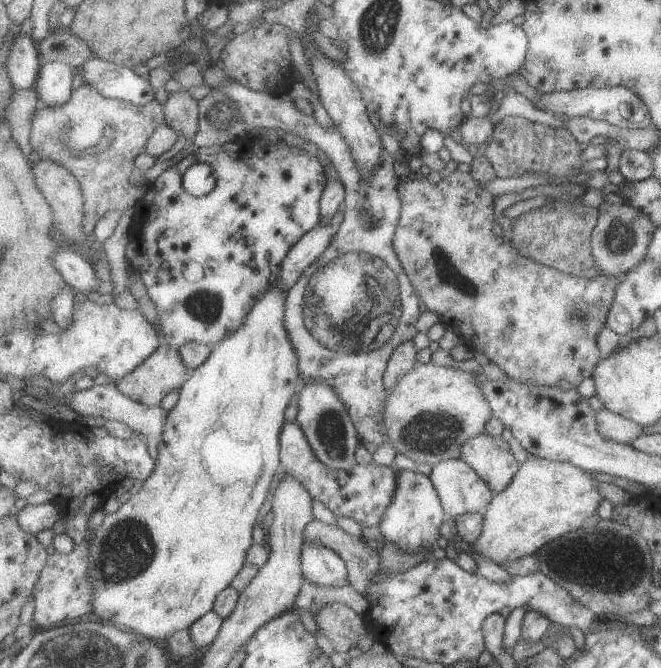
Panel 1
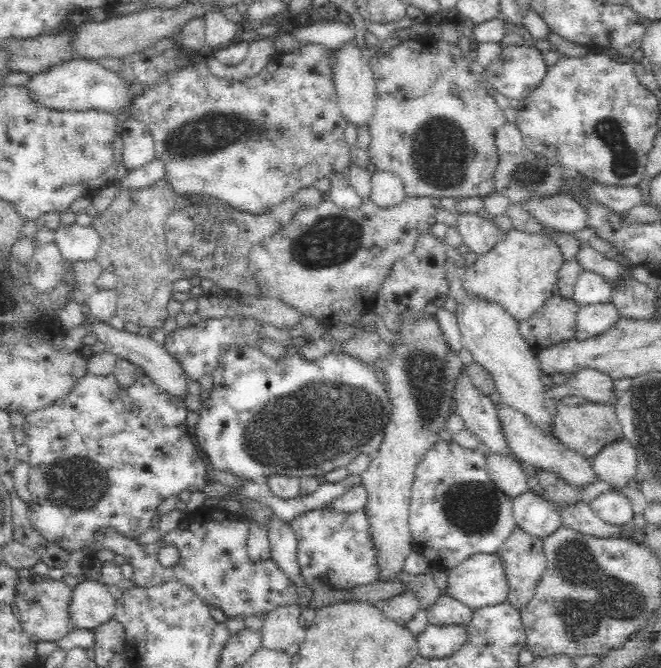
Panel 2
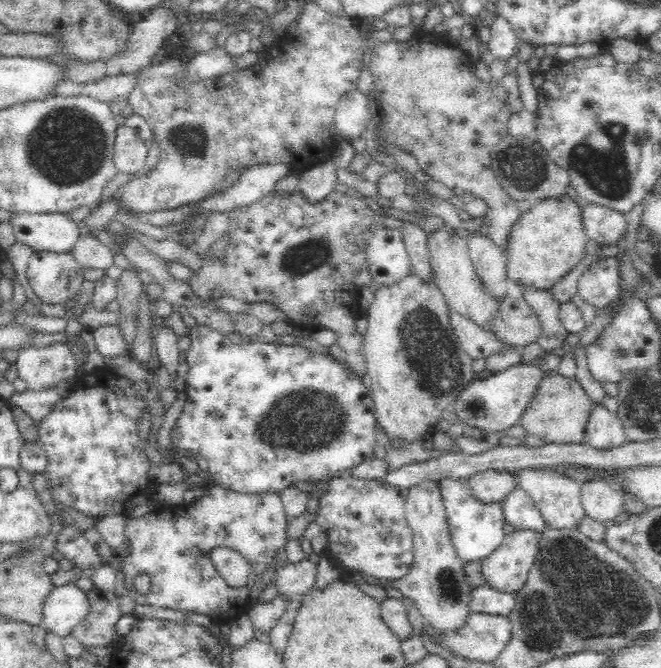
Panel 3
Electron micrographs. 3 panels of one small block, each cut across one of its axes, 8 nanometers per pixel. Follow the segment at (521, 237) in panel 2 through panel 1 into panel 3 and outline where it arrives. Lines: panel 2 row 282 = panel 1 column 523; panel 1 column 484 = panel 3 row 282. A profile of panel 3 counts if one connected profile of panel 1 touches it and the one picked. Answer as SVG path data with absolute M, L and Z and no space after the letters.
M560 194L532 203L512 226L509 252L506 254L508 277L512 282L548 289L566 276L587 254L588 235L582 222L582 201Z

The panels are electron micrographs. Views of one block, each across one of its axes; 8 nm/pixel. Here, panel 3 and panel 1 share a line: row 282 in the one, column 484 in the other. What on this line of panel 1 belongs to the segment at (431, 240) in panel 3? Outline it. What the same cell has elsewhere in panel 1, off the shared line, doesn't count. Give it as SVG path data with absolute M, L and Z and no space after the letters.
M487 434L468 440L462 448L462 459L467 461L496 493L503 492L506 488L509 488L523 463L513 456L511 446L507 441L503 440L502 437L494 437Z

